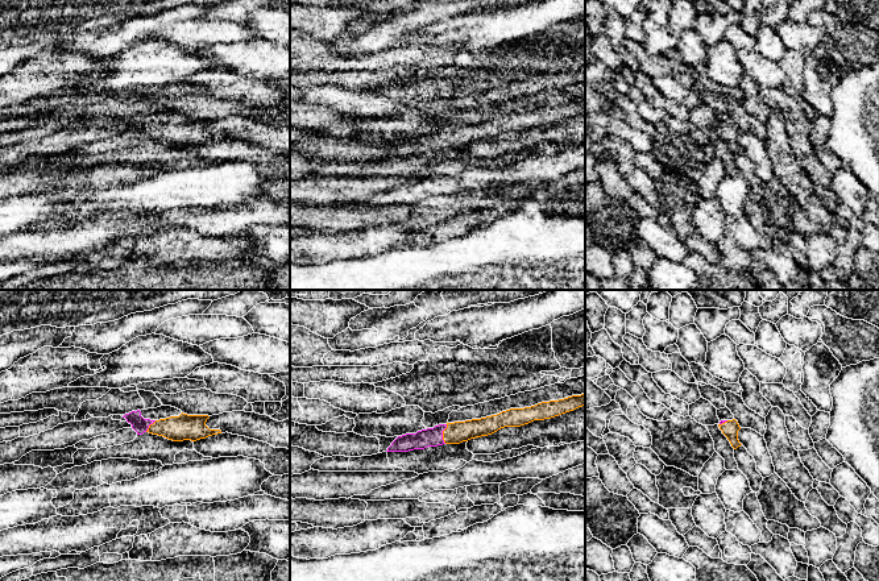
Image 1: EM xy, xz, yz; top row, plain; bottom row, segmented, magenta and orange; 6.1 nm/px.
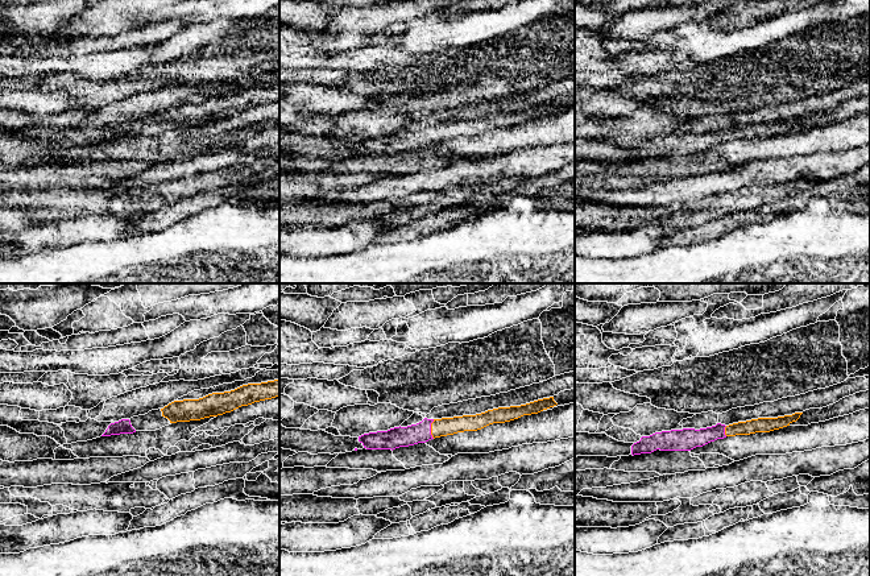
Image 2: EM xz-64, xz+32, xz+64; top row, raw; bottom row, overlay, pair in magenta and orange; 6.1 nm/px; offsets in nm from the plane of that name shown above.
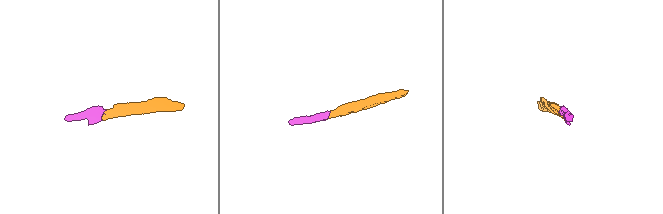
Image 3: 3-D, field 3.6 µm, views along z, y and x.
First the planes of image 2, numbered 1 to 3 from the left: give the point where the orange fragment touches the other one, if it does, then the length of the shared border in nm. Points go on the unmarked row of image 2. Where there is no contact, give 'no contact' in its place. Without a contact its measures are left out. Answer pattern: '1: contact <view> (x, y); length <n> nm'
1: no contact
2: contact xz+32 (430, 133); length 120 nm
3: contact xz+64 (724, 136); length 60 nm

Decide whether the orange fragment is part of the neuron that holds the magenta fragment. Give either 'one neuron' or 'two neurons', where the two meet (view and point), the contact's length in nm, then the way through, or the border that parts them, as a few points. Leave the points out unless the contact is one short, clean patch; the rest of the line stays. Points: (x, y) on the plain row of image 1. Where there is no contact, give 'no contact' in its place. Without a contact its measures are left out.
one neuron; contact xz (442, 138); length 120 nm; way xz (422, 144), (442, 138), (456, 137)

